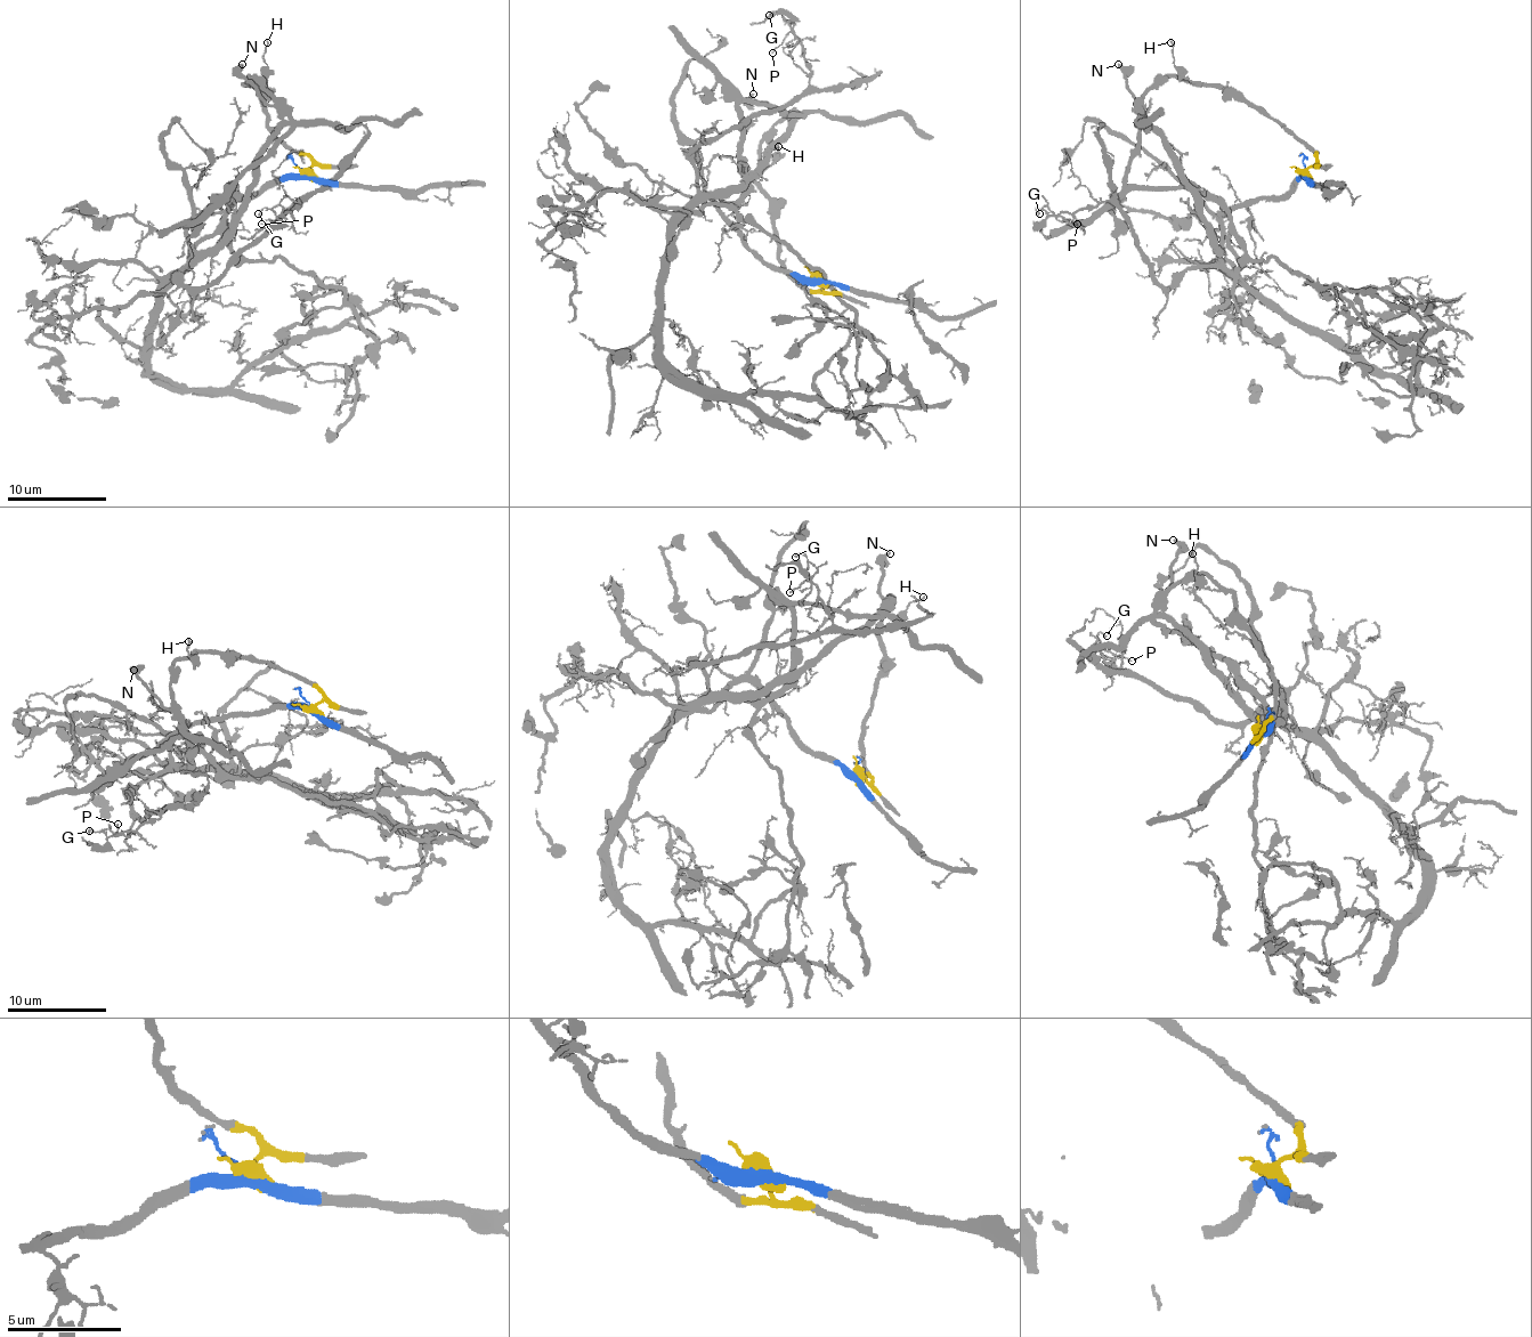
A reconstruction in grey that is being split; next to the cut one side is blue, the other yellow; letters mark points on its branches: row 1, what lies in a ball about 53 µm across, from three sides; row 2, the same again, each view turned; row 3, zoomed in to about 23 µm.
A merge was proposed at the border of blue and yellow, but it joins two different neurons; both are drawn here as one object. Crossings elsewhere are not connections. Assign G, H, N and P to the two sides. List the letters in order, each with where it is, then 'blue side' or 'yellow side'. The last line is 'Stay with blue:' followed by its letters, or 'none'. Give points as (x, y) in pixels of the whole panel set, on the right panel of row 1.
G: place (1039, 213); blue side
H: place (1170, 42); yellow side
N: place (1118, 64); yellow side
P: place (1077, 224); blue side
Stay with blue: G, P

